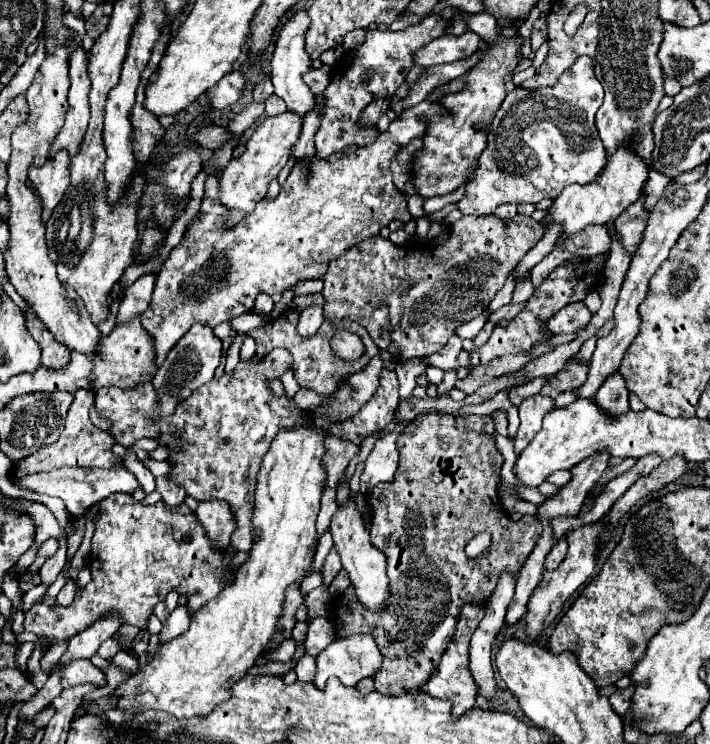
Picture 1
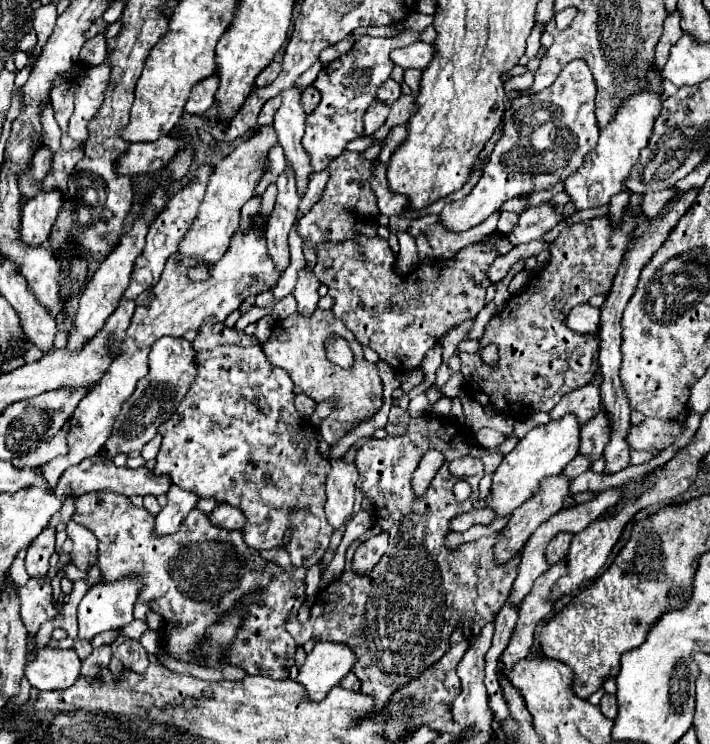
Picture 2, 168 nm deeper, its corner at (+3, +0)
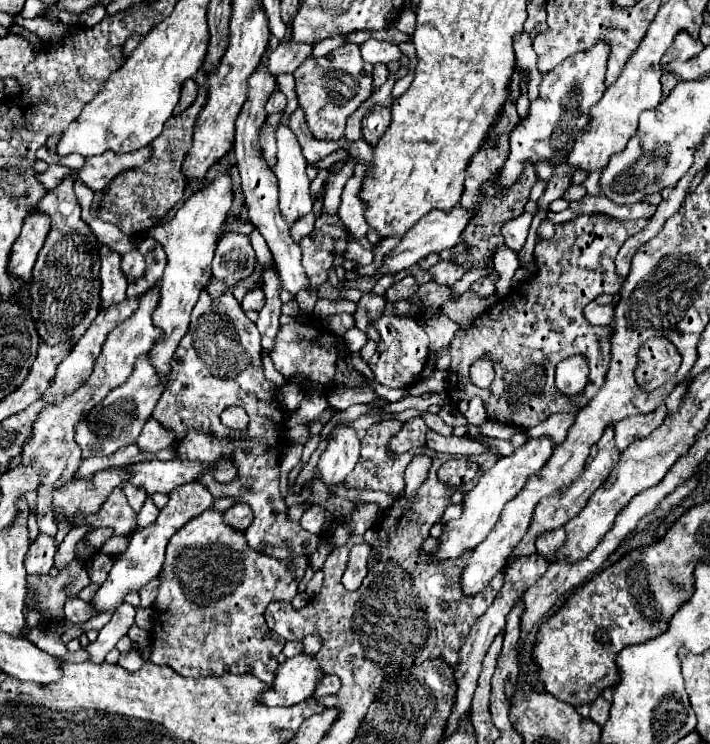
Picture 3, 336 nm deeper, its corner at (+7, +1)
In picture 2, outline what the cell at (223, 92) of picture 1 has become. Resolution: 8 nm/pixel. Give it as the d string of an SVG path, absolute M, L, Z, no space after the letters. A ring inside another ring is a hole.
M214 74L208 80L202 80L200 84L196 84L196 88L192 90L192 96L188 98L188 104L184 106L184 110L190 112L190 114L198 114L198 116L206 114L206 110L216 102L214 94L218 90L218 84L220 84L218 74Z

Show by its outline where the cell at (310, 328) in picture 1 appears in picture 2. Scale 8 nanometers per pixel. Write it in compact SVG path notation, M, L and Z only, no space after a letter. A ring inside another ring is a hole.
M302 270L298 274L298 284L296 284L296 288L294 288L292 294L298 300L298 312L302 316L312 316L312 312L316 310L318 300L320 300L318 286L320 286L320 282L316 280L316 276L312 272Z

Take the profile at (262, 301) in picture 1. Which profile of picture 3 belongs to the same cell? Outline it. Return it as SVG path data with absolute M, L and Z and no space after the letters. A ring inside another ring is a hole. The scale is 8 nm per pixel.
M252 289L246 293L246 297L242 299L242 307L244 311L248 309L254 309L254 311L260 311L264 307L264 291L262 289Z

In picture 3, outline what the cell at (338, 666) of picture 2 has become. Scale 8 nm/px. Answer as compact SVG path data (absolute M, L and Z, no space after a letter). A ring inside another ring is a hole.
M304 653L280 663L272 687L258 695L258 703L266 707L290 707L314 695L316 681L322 677L316 657ZM272 689L272 695L270 695Z

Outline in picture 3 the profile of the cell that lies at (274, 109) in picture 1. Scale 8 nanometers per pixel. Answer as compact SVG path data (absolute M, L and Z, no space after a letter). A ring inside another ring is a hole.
M274 91L274 93L272 93L272 99L268 99L268 103L266 103L266 113L268 113L268 115L278 113L278 111L282 111L284 107L286 107L286 97L284 97L280 91Z

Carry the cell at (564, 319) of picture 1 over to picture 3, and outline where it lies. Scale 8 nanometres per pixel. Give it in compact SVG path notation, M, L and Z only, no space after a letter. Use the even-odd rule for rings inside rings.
M592 301L584 309L584 315L593 326L608 326L614 323L614 307L612 305L598 305L596 301Z

